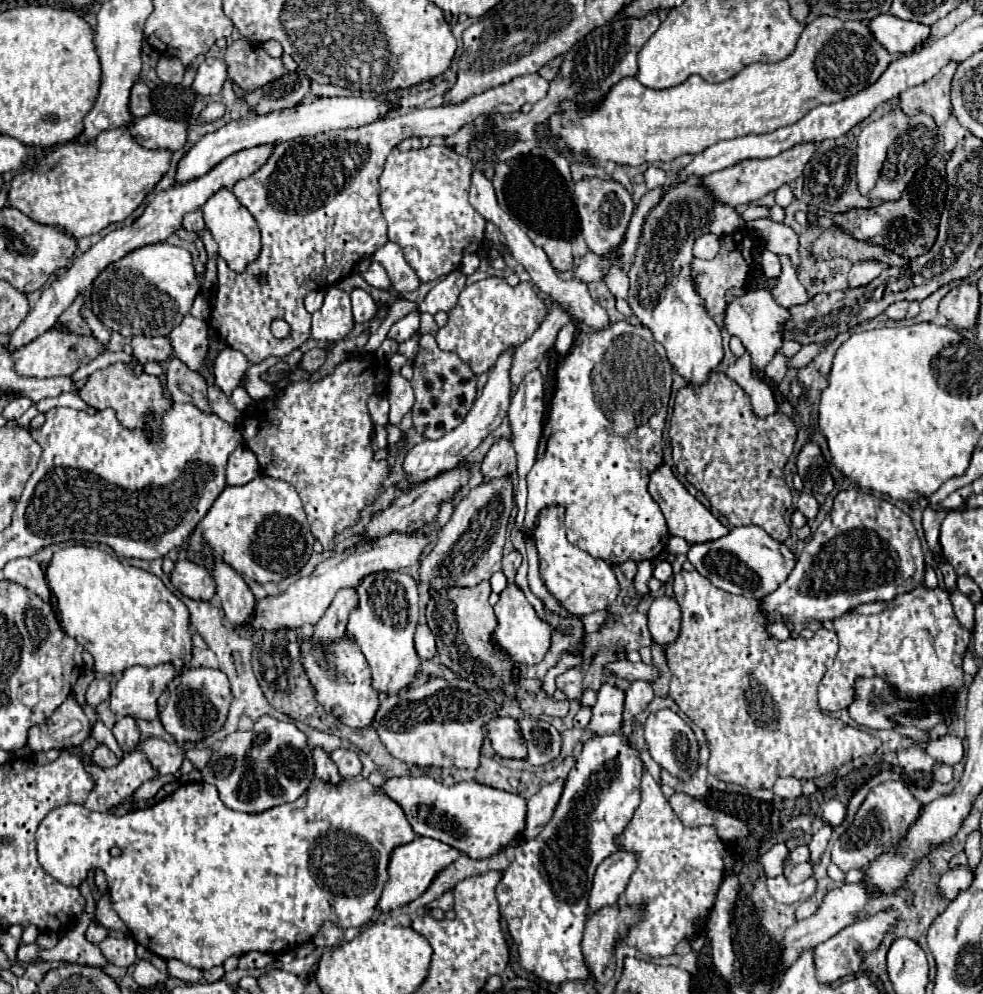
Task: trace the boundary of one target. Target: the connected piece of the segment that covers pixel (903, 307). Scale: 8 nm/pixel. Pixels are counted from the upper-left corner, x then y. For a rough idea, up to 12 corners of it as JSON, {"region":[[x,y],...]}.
{"region":[[895,302],[885,310],[887,318],[903,320],[909,302]]}

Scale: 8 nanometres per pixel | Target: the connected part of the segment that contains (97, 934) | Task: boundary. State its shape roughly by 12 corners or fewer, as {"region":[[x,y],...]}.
{"region":[[97,922],[89,924],[87,938],[89,942],[99,944],[107,930]]}

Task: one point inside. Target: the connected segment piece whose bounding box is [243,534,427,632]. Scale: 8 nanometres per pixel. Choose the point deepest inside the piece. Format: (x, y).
(305, 601)

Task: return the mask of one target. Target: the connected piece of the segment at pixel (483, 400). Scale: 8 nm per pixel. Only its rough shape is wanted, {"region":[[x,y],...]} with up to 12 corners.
{"region":[[515,348],[455,430],[407,450],[403,470],[425,482],[455,468],[499,428],[511,400]]}

